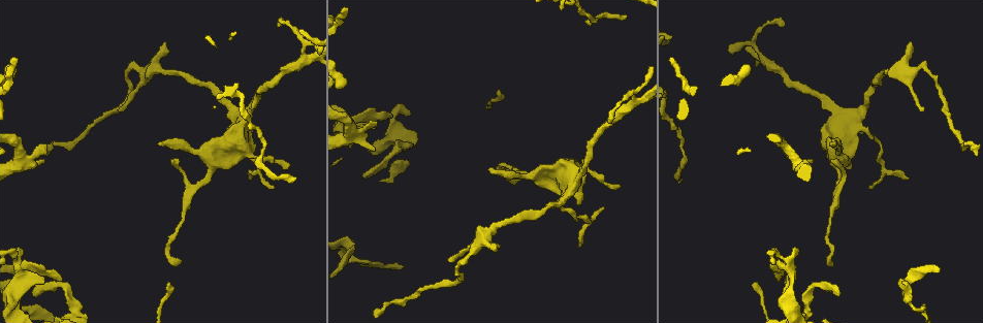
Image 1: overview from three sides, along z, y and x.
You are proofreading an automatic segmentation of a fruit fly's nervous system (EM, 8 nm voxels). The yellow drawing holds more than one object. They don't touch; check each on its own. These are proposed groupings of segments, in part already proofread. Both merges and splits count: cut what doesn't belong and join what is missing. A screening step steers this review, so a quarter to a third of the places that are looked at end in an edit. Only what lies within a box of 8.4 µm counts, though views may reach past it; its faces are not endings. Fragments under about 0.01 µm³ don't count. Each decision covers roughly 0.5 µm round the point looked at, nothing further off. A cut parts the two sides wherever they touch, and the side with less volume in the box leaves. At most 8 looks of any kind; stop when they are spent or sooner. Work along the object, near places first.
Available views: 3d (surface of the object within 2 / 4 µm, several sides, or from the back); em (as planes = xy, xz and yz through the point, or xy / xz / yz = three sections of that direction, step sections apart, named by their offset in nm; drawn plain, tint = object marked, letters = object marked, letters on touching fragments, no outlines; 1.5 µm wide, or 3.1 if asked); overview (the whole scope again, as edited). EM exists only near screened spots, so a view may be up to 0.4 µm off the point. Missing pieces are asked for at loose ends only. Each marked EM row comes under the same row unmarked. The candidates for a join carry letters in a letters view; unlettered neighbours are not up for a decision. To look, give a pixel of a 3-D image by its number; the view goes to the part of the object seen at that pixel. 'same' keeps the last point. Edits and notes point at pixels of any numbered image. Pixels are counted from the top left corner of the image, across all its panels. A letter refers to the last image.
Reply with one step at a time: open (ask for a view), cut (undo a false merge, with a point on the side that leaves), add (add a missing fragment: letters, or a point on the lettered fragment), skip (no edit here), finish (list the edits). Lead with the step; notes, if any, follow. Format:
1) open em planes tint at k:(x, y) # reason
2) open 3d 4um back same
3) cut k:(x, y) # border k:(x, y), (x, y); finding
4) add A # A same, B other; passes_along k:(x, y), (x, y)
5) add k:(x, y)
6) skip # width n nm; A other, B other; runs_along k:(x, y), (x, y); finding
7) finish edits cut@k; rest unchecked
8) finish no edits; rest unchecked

open 3d 4um at 1:(120, 107) # tapers out

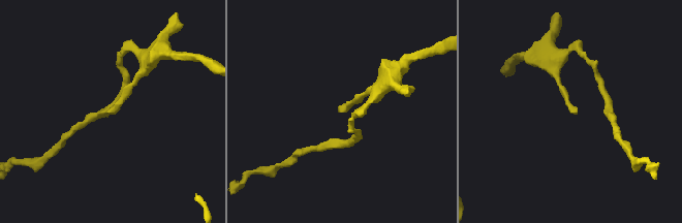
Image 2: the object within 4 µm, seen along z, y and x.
open em planes letters at 2:(576, 109)

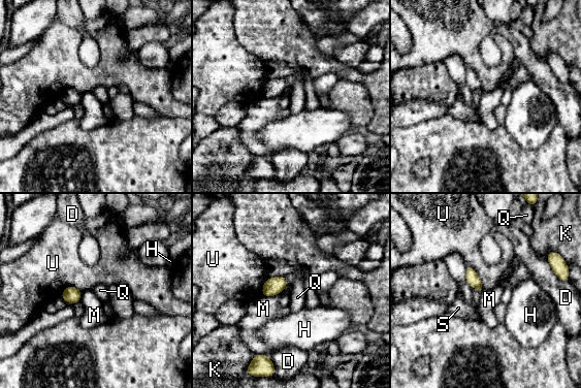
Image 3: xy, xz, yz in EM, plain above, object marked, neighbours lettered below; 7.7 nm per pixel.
skip # longest_contact U 240 nm; D other, H other, K other, M other, Q other, S other, U other; none of them fits

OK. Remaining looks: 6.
open em yz step 4 tint at 1:(164, 43) # branch stops here

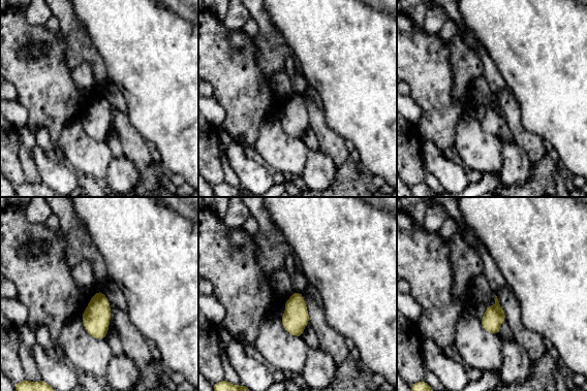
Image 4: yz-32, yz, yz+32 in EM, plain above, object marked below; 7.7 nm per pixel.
open em xy step 4 letters same # cut it another way

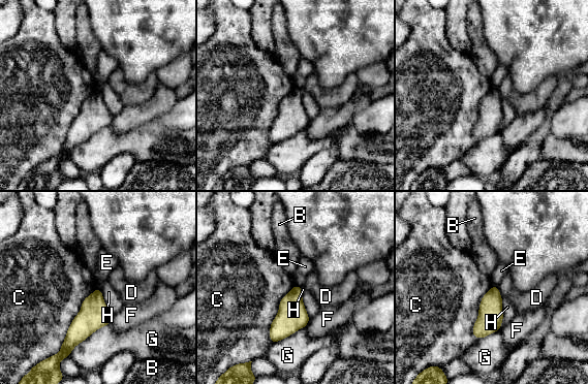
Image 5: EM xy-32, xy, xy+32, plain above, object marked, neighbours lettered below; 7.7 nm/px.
skip # B other, C other, D other, E other, F other, G other, H other; border 5:(96, 286), (83, 300), (59, 351); none of them fits

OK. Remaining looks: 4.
open 3d 2um at 1:(302, 60) # abrupt turn

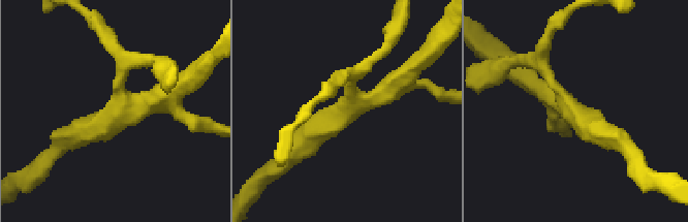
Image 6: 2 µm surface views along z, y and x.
open em xy step 8 letters at 6:(571, 107)

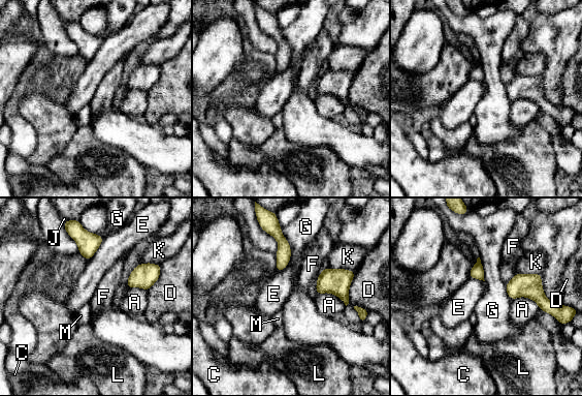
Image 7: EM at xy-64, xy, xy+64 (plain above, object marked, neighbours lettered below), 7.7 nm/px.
skip # A other, C other, D other, E other, F other, G other, J other, K other, L other, M other; border 7:(324, 267), (345, 268), (352, 271); one cell here

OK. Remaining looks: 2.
finish no edits; rest unchecked

